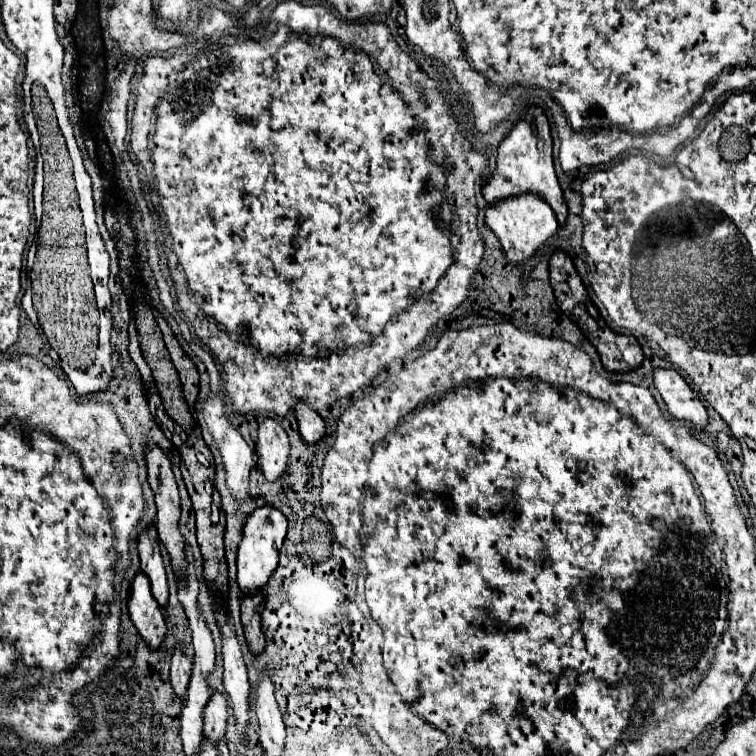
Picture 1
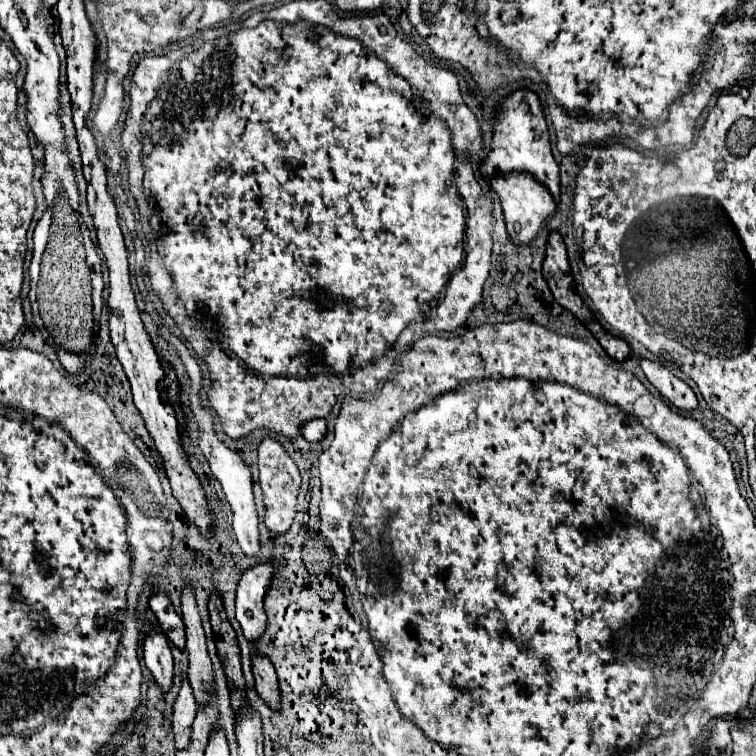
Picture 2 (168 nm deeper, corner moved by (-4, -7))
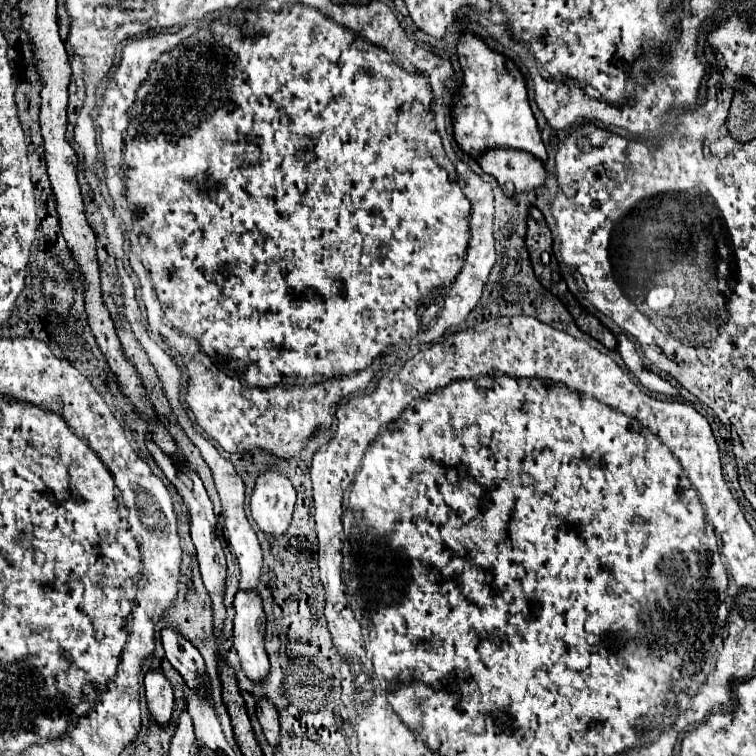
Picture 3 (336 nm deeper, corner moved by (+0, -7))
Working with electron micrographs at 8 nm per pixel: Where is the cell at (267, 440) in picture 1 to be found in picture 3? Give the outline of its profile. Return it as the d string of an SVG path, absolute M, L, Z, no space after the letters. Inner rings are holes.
M262 465L250 499L252 519L270 535L286 533L296 505L296 489L286 475L272 465Z

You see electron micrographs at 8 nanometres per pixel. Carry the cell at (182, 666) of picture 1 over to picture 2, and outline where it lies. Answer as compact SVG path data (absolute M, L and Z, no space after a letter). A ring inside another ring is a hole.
M188 681L182 683L178 699L174 703L174 741L176 741L176 749L186 749L186 745L190 743L190 731L192 731L192 723L196 717L196 703L194 703L194 695L192 695L192 687Z

